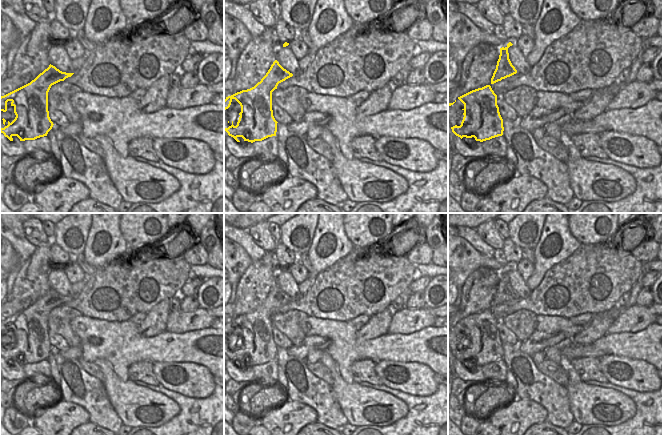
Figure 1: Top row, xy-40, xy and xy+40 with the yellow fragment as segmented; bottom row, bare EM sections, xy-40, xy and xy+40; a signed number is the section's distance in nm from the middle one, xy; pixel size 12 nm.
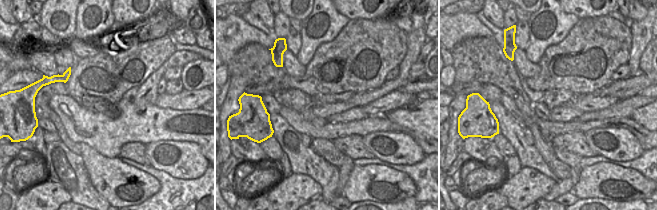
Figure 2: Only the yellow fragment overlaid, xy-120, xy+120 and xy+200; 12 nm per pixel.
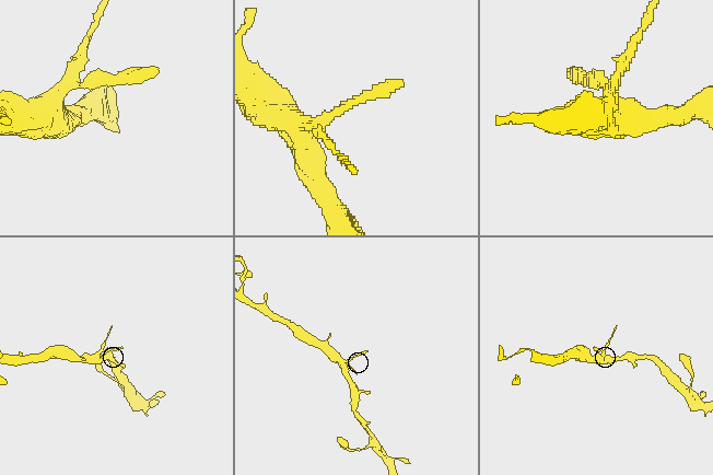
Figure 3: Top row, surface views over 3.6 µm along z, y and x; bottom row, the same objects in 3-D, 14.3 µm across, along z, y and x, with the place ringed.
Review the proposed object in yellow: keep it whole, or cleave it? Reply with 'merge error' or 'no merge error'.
merge error

